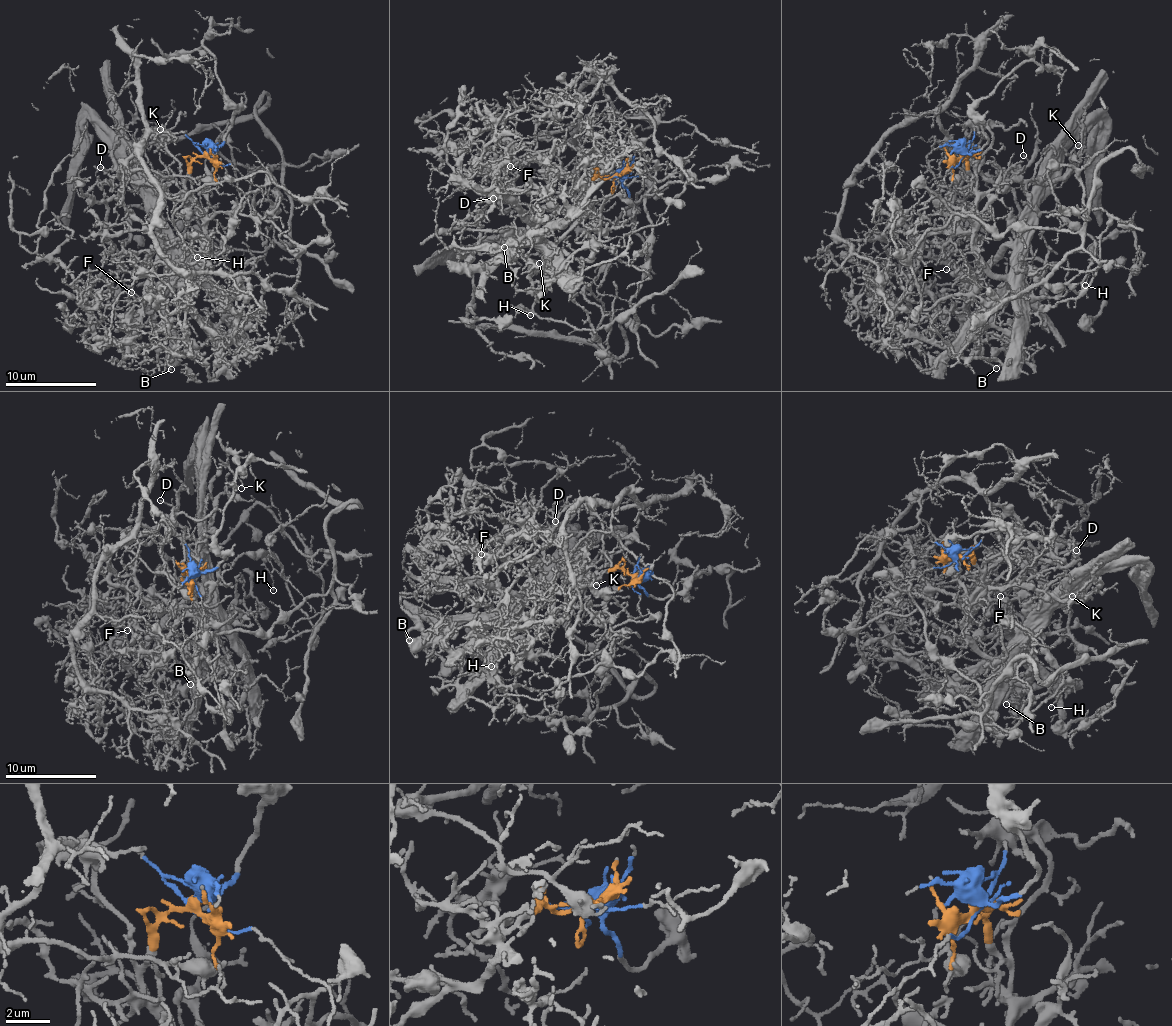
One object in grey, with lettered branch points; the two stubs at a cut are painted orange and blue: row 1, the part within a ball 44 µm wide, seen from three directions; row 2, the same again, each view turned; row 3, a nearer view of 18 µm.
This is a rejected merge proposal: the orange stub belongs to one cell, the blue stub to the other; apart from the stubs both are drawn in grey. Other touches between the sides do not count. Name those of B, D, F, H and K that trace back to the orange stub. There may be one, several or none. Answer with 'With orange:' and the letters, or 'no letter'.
With orange: B, D, F, K

